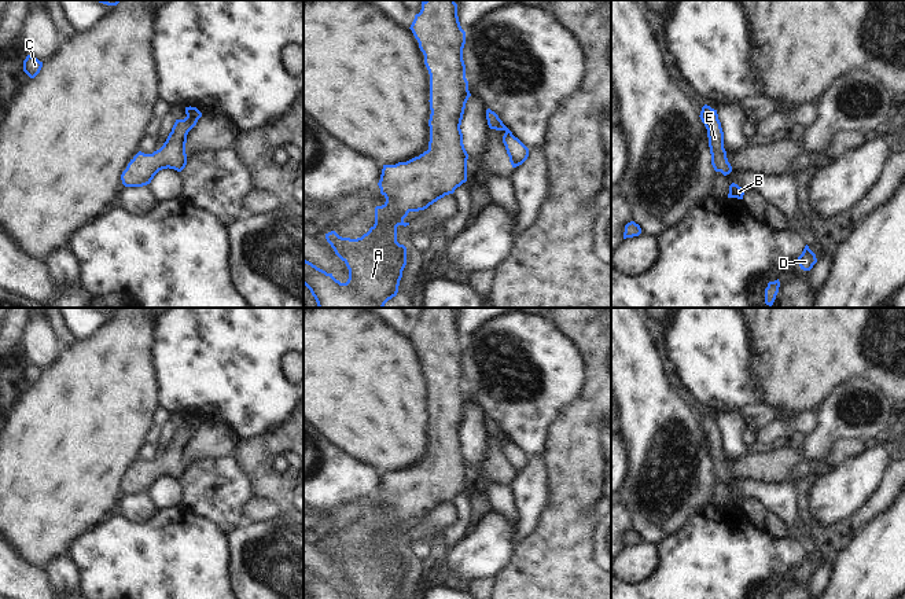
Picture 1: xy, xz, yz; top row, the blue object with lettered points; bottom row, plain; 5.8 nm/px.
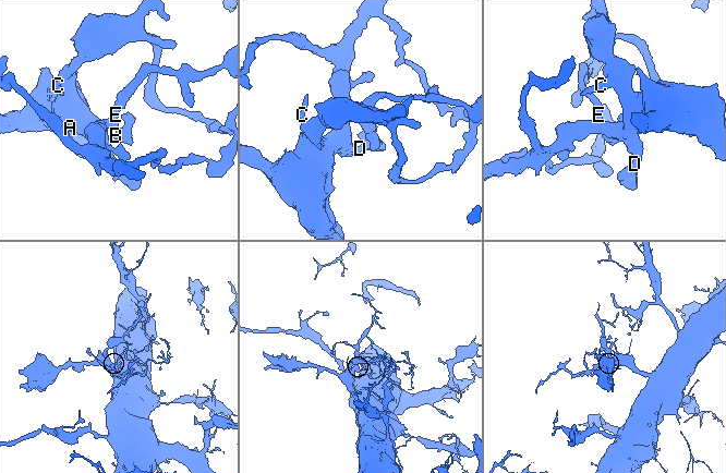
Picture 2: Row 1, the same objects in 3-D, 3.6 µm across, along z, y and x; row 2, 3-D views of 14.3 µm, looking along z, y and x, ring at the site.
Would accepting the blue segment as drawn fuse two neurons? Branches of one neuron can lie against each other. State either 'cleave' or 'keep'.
keep

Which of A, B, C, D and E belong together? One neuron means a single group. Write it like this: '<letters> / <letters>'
A B C D E

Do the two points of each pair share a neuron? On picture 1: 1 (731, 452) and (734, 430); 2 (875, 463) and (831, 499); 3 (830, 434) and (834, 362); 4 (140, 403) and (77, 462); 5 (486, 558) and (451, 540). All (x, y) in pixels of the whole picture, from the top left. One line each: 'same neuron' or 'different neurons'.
1: same neuron
2: same neuron
3: different neurons
4: same neuron
5: different neurons

